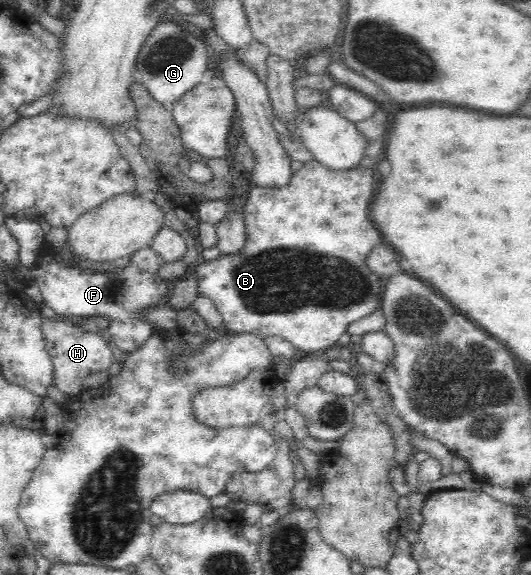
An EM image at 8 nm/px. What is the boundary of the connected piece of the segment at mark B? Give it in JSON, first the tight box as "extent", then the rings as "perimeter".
{"extent":[195,159,385,354],"perimeter":[[[316,159],[303,163],[286,189],[252,189],[241,214],[247,235],[244,250],[215,260],[200,260],[195,265],[198,292],[214,302],[227,332],[282,336],[298,351],[313,354],[338,345],[338,338],[348,326],[379,310],[385,283],[368,266],[368,254],[382,242],[382,231],[370,214],[374,194],[376,178],[372,167],[334,171]]]}

